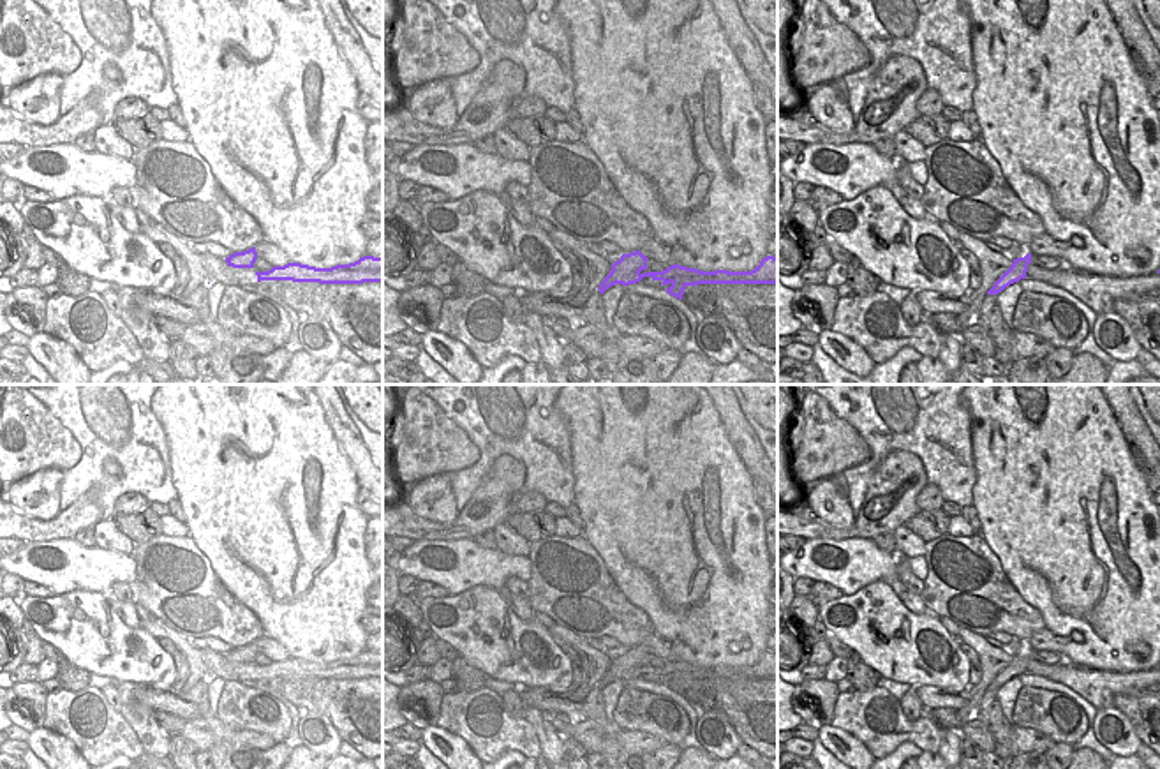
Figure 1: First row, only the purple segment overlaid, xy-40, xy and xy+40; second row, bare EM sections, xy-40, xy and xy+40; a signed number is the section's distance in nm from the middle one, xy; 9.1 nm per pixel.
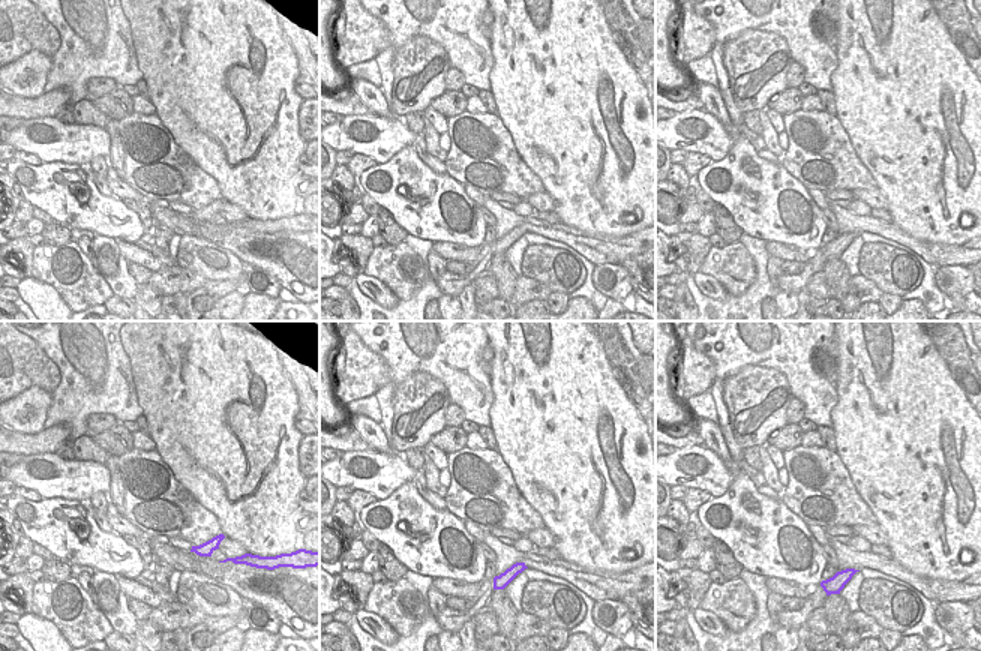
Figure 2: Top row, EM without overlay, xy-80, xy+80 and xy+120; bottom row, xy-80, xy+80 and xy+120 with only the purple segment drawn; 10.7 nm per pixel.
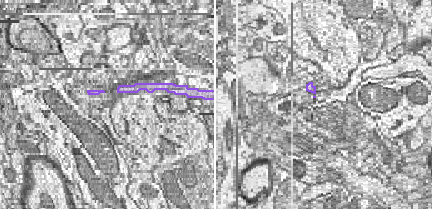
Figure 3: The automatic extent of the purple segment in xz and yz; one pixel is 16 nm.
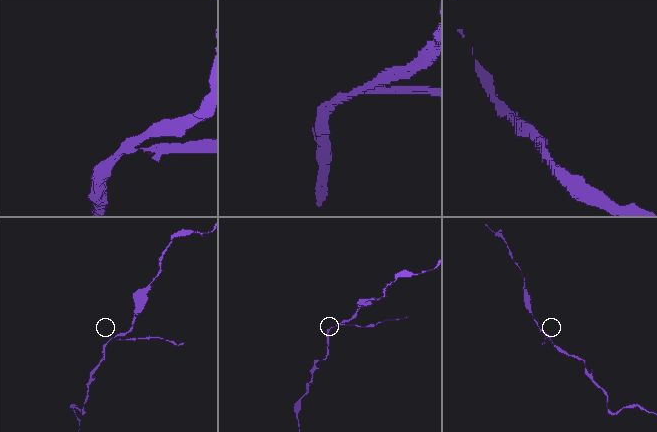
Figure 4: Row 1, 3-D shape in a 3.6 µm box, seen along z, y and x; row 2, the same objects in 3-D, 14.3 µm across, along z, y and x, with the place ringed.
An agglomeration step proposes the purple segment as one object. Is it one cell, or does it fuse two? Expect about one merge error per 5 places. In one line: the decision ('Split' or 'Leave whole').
Leave whole

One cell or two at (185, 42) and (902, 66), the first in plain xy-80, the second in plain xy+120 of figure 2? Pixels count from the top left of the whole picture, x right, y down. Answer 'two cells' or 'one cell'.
one cell

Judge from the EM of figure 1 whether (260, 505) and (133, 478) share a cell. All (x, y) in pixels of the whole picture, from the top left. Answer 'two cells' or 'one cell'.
two cells

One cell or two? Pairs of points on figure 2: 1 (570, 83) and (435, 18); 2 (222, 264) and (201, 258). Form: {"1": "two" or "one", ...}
{"1": "two", "2": "one"}

